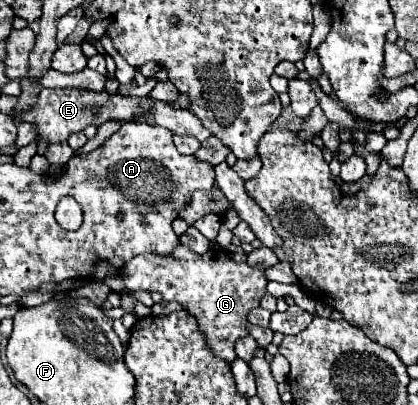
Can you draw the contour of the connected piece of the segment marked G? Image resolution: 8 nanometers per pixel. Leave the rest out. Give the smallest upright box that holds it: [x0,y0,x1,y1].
[121,245,267,361]

